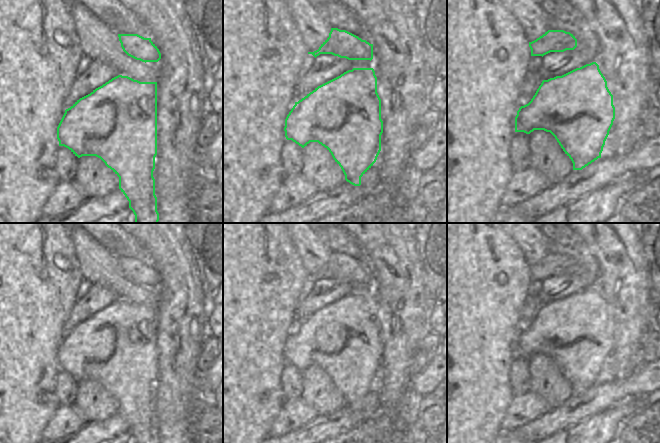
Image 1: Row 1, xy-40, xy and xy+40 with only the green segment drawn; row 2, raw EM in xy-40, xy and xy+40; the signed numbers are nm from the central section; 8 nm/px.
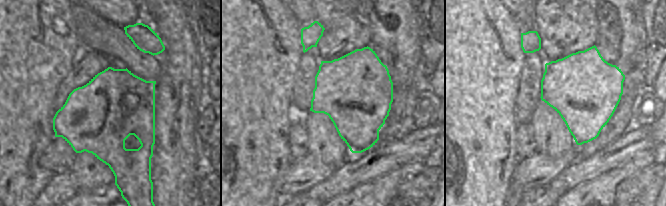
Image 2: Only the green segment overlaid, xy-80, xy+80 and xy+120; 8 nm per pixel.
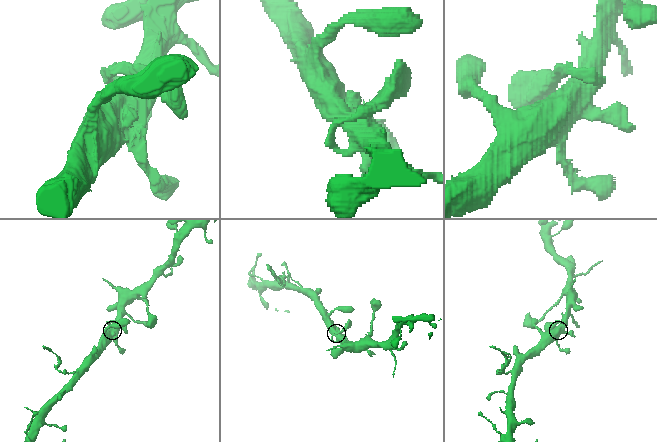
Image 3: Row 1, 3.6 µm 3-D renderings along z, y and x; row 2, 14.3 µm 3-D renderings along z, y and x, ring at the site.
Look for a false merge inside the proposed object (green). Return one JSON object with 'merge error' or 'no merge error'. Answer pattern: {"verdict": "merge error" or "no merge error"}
{"verdict": "no merge error"}

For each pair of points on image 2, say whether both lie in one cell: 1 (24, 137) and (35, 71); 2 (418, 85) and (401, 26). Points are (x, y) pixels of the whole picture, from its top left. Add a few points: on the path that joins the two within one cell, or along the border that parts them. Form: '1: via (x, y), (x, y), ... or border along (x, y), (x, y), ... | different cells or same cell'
1: via (24, 121), (25, 87) | same cell
2: border along (420, 62), (413, 76), (413, 89), (416, 93) | different cells

